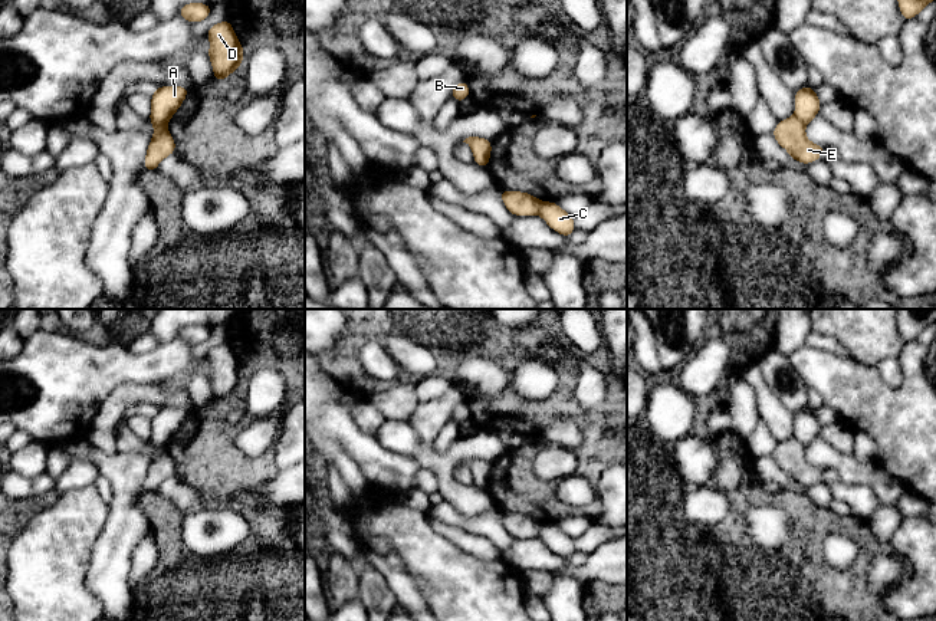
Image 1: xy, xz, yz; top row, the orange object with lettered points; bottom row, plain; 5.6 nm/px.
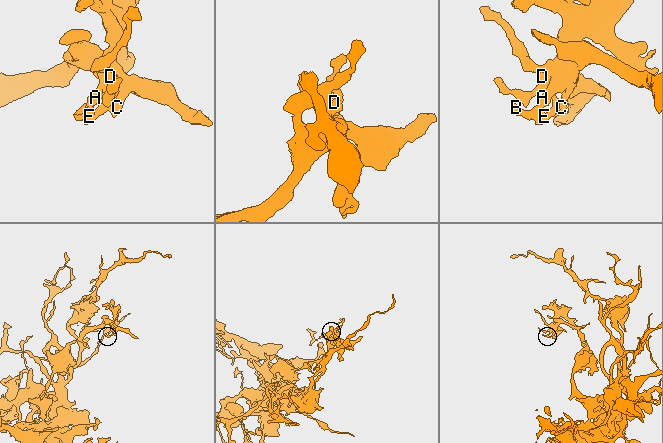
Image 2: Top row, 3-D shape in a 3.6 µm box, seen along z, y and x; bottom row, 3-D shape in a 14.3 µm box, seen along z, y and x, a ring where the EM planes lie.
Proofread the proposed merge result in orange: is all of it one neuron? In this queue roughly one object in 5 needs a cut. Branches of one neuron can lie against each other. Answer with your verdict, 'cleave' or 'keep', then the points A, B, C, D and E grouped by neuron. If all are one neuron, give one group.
cleave; groups A C / B D E

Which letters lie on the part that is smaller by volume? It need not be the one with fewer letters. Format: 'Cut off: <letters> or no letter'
Cut off: B, D, E

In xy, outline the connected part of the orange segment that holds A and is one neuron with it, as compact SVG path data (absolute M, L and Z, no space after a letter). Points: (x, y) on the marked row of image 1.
M178 85L158 86L151 95L150 122L154 125L167 125L173 115L178 111L190 88Z

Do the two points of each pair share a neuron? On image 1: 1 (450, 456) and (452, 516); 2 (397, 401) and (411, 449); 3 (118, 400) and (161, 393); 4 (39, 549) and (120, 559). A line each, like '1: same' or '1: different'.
1: different
2: different
3: same
4: different

